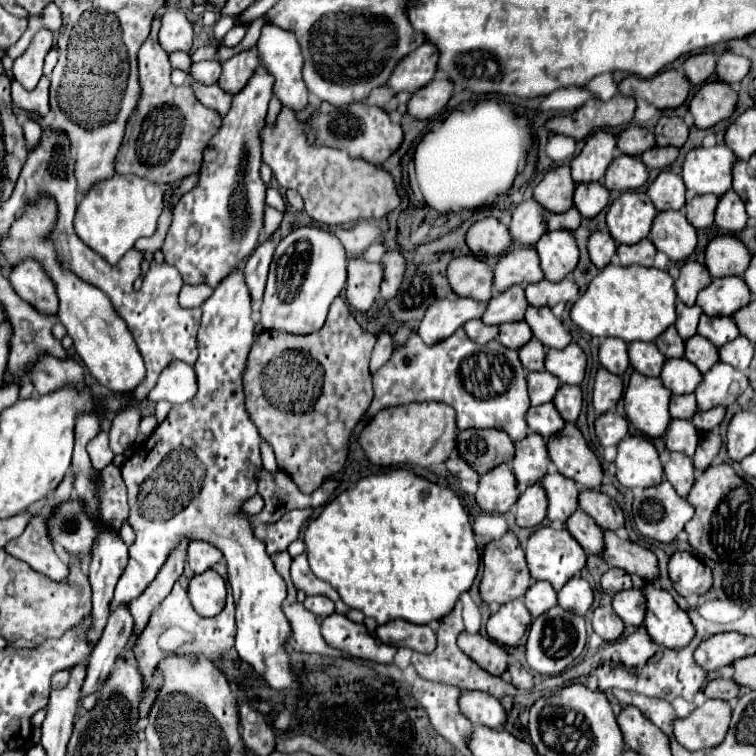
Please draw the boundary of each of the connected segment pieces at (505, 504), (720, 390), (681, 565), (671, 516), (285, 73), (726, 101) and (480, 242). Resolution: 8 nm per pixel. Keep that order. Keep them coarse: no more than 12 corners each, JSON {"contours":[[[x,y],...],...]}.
{"contours":[[[510,466],[480,478],[476,502],[484,512],[504,514],[520,496]],[[716,362],[696,388],[700,410],[730,406],[748,376]],[[676,552],[668,572],[680,596],[712,590],[712,570],[690,552]],[[664,480],[634,498],[644,536],[672,542],[694,508]],[[264,26],[260,62],[276,78],[274,96],[308,106],[304,58],[294,32]],[[708,82],[690,102],[698,128],[712,128],[734,114],[738,92]],[[482,218],[466,244],[476,256],[498,256],[512,244],[508,226]]]}

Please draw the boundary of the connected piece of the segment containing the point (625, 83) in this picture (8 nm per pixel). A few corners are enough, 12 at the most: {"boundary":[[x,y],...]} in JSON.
{"boundary":[[678,70],[654,78],[628,76],[620,94],[642,98],[658,110],[686,102],[690,82]]}

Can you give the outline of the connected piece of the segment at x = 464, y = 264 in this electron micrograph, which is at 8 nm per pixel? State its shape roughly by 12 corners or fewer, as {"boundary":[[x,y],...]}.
{"boundary":[[476,256],[454,258],[448,280],[458,296],[492,298],[492,268]]}

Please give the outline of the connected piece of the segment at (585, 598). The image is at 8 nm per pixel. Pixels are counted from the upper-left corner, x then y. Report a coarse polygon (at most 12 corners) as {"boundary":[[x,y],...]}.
{"boundary":[[580,574],[558,592],[558,604],[584,616],[594,592]]}

